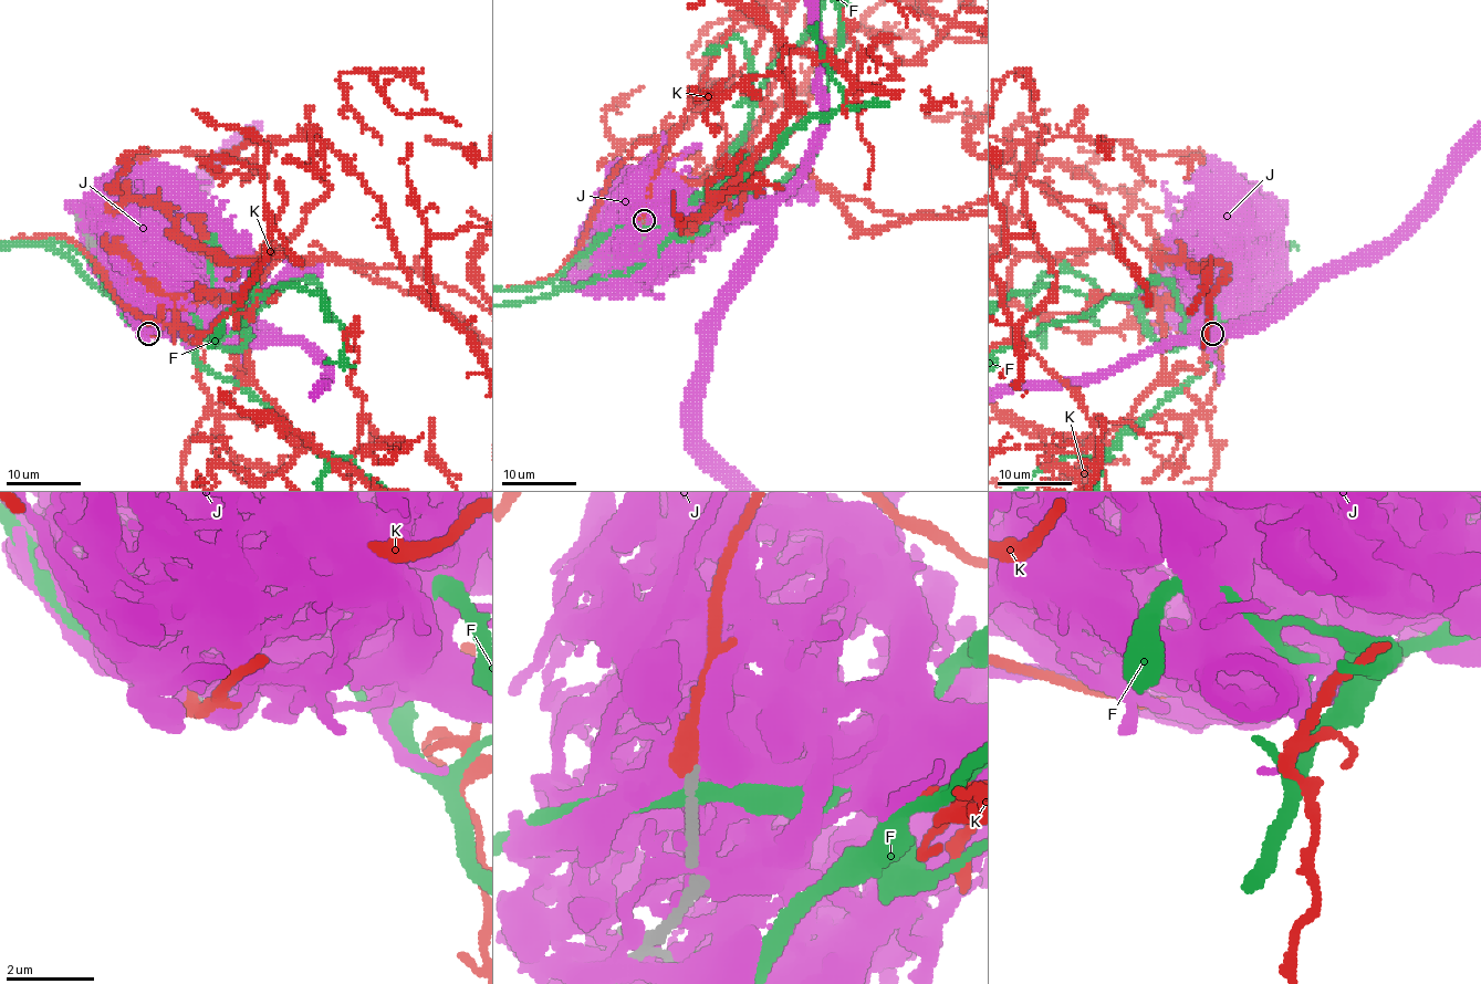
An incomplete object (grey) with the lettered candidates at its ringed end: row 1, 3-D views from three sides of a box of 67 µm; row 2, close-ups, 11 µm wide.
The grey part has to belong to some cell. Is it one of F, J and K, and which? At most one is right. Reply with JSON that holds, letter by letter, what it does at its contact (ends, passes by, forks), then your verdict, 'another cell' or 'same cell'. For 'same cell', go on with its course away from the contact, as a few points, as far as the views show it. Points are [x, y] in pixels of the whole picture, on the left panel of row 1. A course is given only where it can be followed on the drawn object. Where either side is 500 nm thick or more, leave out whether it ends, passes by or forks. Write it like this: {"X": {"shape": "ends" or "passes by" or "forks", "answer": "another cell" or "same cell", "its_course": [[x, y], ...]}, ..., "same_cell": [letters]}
{"F": {"shape": "passes by", "answer": "another cell"}, "J": {"answer": "another cell"}, "K": {"shape": "ends", "answer": "same cell"}, "same_cell": ["K"]}

